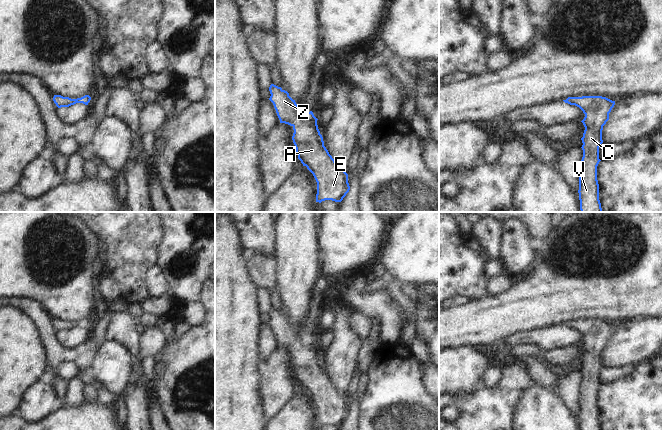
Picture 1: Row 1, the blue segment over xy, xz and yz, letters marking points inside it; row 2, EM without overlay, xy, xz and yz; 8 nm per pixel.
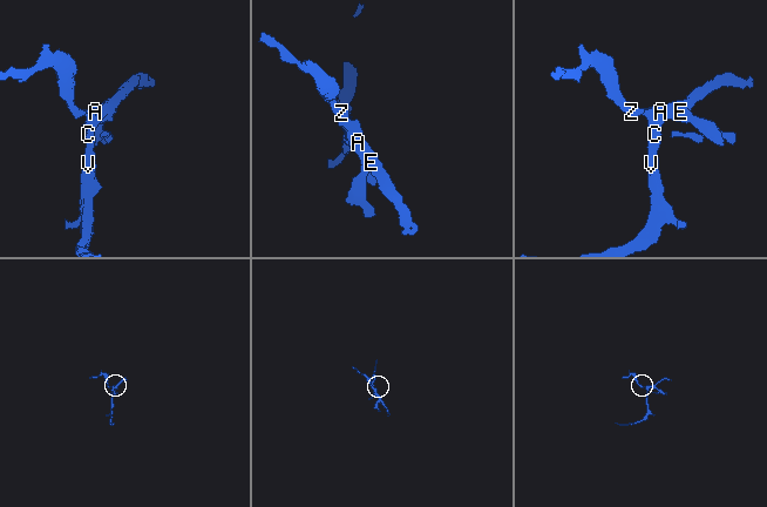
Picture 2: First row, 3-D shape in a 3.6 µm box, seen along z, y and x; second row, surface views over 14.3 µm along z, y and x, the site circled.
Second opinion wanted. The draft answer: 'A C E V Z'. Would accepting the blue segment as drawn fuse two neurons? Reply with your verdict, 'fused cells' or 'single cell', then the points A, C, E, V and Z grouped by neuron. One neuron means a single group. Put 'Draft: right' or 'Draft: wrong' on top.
Draft: right
single cell; A C E V Z

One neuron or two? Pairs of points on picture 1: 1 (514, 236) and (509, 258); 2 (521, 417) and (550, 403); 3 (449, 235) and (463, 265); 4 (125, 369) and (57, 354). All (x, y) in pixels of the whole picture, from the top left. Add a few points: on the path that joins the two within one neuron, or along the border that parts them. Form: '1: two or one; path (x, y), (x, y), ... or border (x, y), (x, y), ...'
1: one; path (514, 241), (514, 253)
2: one; path (528, 417), (536, 417), (543, 410)
3: one; path (449, 242), (449, 251), (456, 258)
4: two; border (101, 346), (92, 367)

